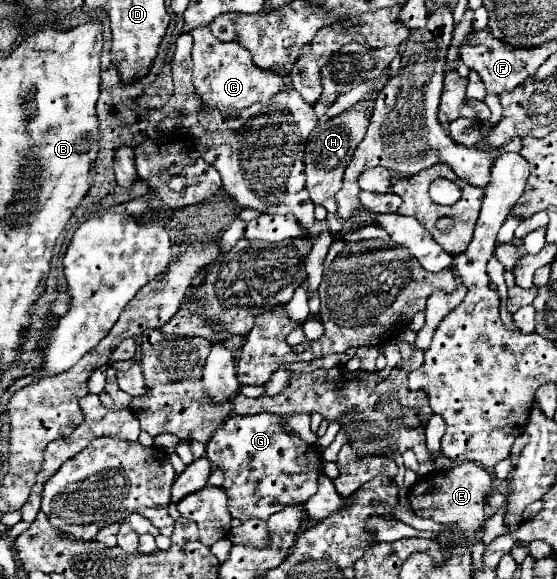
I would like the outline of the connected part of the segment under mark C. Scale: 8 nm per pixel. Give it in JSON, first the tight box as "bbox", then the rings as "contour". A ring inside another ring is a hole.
{"bbox":[192,37,290,117],"contour":[[[216,37],[194,39],[194,43],[198,43],[198,47],[192,47],[192,77],[196,95],[202,99],[202,107],[196,111],[198,117],[206,117],[212,111],[220,111],[224,117],[236,117],[242,109],[254,103],[270,103],[286,85],[290,85],[290,77],[284,73],[260,69],[250,59],[238,61],[236,43],[218,43]]]}

